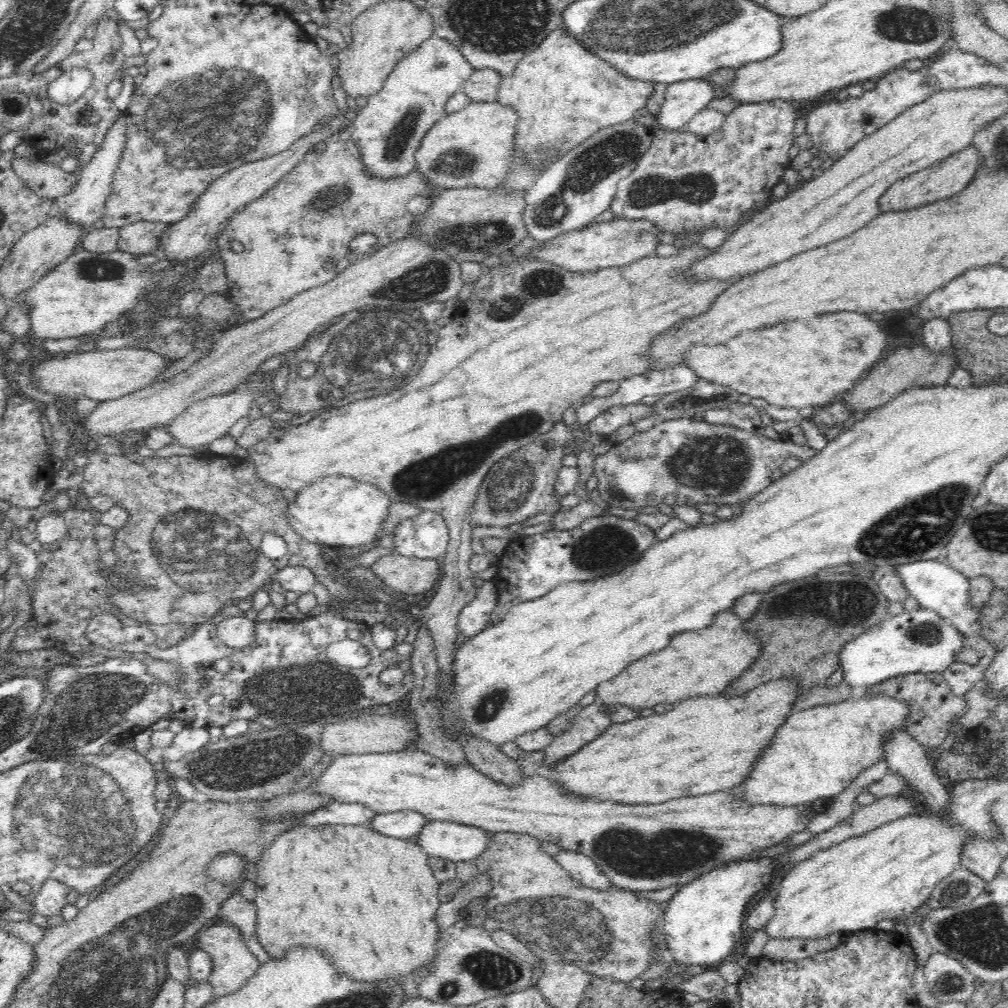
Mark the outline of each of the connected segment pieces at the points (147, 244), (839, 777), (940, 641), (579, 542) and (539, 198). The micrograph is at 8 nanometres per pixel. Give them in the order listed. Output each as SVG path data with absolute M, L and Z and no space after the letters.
M136 220L119 229L117 250L135 256L150 254L160 245L160 238L168 230L168 226L163 222Z
M864 695L857 699L848 699L838 704L821 704L794 712L780 724L773 744L759 755L766 760L758 760L748 778L744 780L744 790L738 790L736 797L752 805L774 804L776 806L796 806L813 804L819 798L834 797L844 788L848 788L855 778L866 768L885 759L886 736L892 730L906 731L904 720L910 716L908 703L892 696Z
M922 607L917 609L913 612L904 611L897 616L889 616L880 624L872 626L865 634L846 644L839 655L840 665L844 669L844 682L853 688L858 686L870 688L895 677L904 677L906 674L943 674L948 666L952 666L956 662L956 656L965 648L966 636L938 613Z
M609 514L591 516L576 528L553 528L512 540L504 554L495 560L497 573L490 584L497 588L498 598L488 627L501 622L516 604L540 598L559 584L594 580L624 570L637 563L656 542L653 528L638 524L635 518L626 519Z
M634 120L613 124L609 128L596 132L592 138L572 148L561 159L551 164L541 175L537 176L525 197L527 208L524 212L524 228L528 229L528 236L543 243L565 232L588 227L596 216L609 210L616 197L619 180L626 179L636 168L640 158L650 149L653 132L653 129L635 123Z

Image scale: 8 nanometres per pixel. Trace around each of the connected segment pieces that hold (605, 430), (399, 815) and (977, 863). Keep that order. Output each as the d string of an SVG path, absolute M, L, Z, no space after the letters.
M639 404L619 405L604 410L597 418L591 420L585 427L587 433L601 434L605 438L616 432L625 424L635 423L637 420L647 418L654 410L653 405Z
M416 811L387 812L376 814L367 826L386 836L409 839L418 836L430 821L424 813Z
M977 836L968 840L960 852L960 865L970 869L987 882L996 878L1004 859L992 842L982 840Z

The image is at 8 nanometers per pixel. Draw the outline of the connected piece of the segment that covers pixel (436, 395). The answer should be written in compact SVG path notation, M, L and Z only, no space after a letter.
M684 247L680 248L677 254L660 257L652 255L638 260L636 263L628 264L628 266L616 266L611 268L604 268L598 271L586 272L569 272L554 264L548 262L540 262L540 260L530 260L527 257L521 257L518 261L508 263L499 268L492 268L488 274L484 274L480 281L476 282L471 289L468 299L458 304L452 316L450 323L443 327L438 327L438 340L429 347L428 360L424 366L421 365L422 370L412 378L412 382L388 396L374 396L366 400L356 400L356 402L349 402L347 406L341 408L332 408L327 412L322 412L307 423L297 426L290 426L282 429L272 429L268 438L260 440L258 444L252 444L247 449L248 459L252 464L256 465L256 475L266 483L279 489L290 488L296 492L306 488L312 482L325 476L350 476L362 482L370 482L376 486L388 497L392 504L405 502L417 506L423 511L434 511L442 515L449 528L449 544L444 556L439 561L441 565L441 576L438 580L438 589L435 591L433 598L423 610L423 620L426 623L426 628L430 630L432 639L434 639L434 647L436 647L436 662L439 666L439 672L442 673L442 680L439 685L447 690L453 688L453 669L452 660L456 656L458 648L462 644L461 634L458 631L458 622L460 612L476 598L476 587L473 584L473 572L471 571L469 562L472 558L473 552L471 543L472 526L471 512L472 505L476 502L476 497L486 478L488 471L490 471L500 460L503 460L511 452L530 444L533 440L538 438L538 435L552 430L552 426L556 422L560 422L563 418L565 410L570 407L578 407L582 404L585 396L592 394L596 386L602 382L610 380L616 382L618 380L630 379L633 376L641 375L652 368L652 358L648 355L648 348L654 342L654 334L664 334L666 330L674 328L678 322L686 320L686 318L694 318L698 314L708 312L708 308L712 308L712 302L720 296L720 292L724 292L728 286L736 284L743 276L732 278L732 280L708 280L700 281L699 283L688 282L684 272L690 271L693 265L696 265L696 260L702 260L704 256L710 256L714 252L713 248L706 247Z

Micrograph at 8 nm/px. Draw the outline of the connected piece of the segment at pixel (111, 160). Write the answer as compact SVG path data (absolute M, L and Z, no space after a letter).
M122 112L108 130L106 139L97 154L93 157L93 160L88 165L84 165L82 170L78 171L79 182L72 188L71 194L67 196L66 210L62 215L65 220L82 226L84 229L90 229L96 220L103 218L105 204L111 194L111 183L113 182L114 172L116 172L118 162L122 158L127 140L128 126L126 113Z

